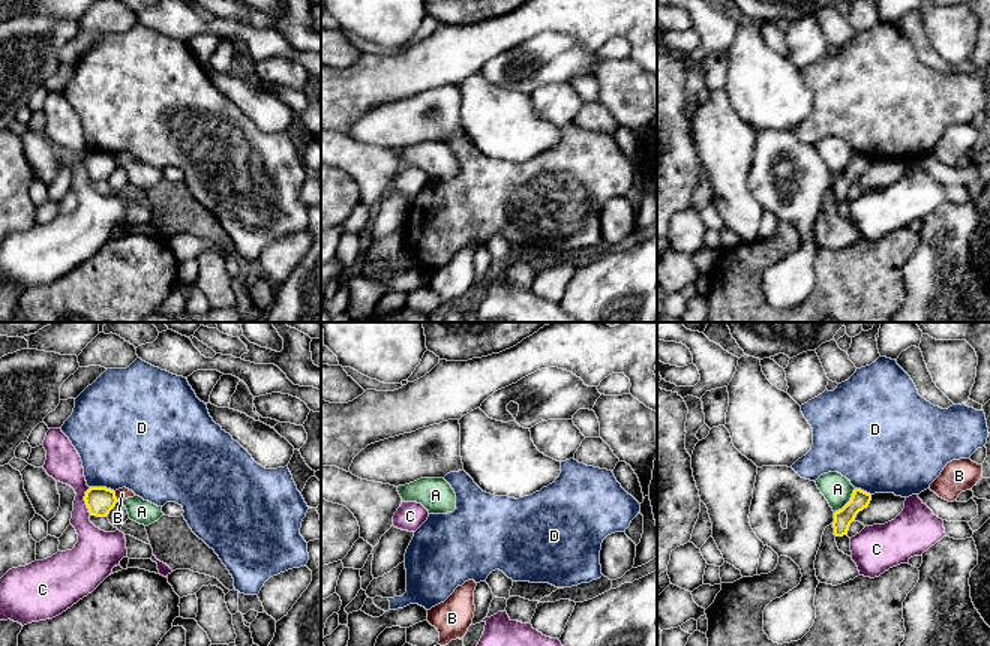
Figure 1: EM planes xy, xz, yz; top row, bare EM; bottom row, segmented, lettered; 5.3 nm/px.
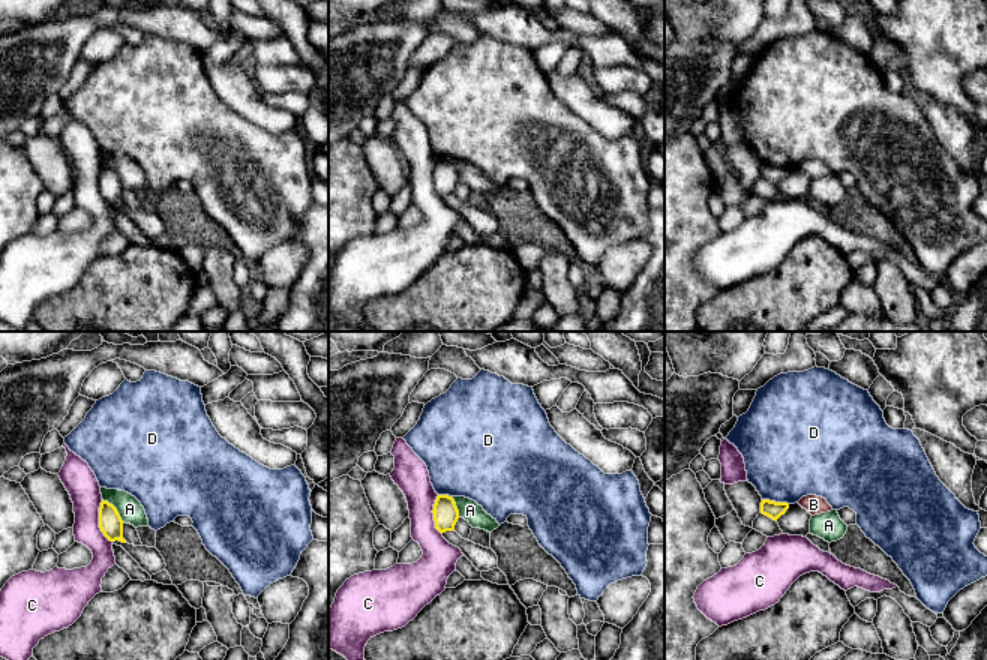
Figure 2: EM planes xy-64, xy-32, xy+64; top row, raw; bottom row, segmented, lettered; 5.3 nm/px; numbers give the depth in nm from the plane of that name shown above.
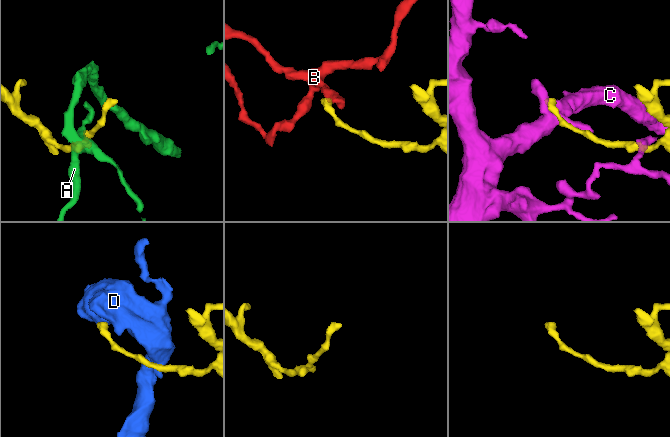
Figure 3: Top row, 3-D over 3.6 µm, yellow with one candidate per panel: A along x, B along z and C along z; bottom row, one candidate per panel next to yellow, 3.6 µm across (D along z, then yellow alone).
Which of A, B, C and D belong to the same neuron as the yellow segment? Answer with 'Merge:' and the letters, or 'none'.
Merge: none

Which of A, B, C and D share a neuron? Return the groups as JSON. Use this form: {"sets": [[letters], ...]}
{"sets": [["A"], ["B"], ["C"], ["D"]]}

